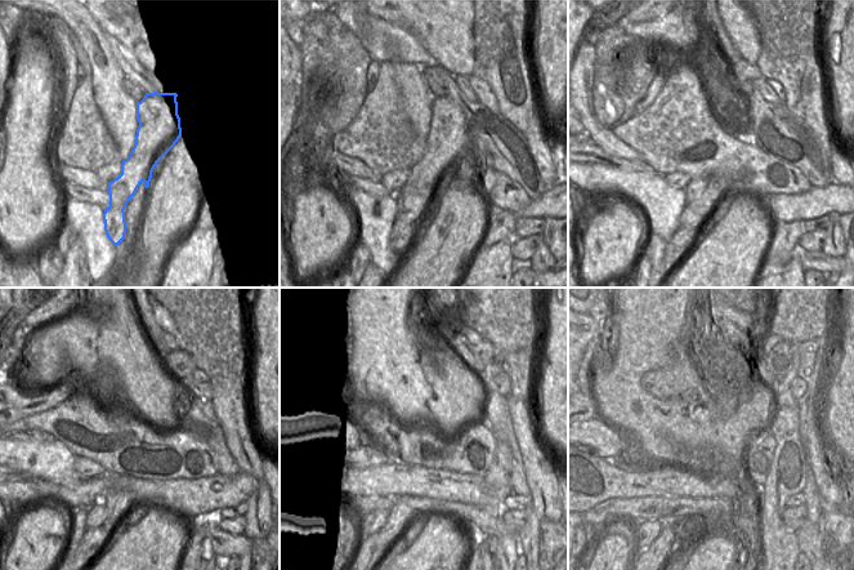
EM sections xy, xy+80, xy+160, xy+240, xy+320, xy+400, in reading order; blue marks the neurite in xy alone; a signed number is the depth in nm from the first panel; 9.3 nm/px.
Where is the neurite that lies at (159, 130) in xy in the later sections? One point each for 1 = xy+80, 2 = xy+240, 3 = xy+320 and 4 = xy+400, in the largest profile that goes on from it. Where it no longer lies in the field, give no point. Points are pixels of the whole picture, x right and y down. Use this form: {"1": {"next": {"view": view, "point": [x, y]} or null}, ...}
{"1": {"next": {"view": "xy+80", "point": [447, 134]}}, "2": {"next": {"view": "xy+240", "point": [111, 508]}}, "3": {"next": {"view": "xy+320", "point": [388, 525]}}, "4": {"next": {"view": "xy+400", "point": [652, 538]}}}

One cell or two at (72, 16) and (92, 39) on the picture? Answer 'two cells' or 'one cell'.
one cell

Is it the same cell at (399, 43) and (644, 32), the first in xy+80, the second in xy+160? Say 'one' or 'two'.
one

